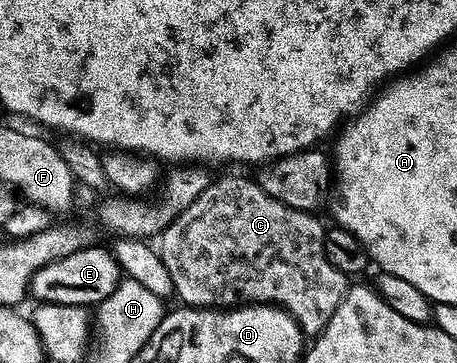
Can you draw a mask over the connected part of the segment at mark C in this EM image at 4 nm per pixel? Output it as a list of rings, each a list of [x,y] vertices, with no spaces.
[[[222,178],[219,182],[211,181],[206,187],[206,191],[194,201],[189,208],[182,211],[174,221],[166,225],[166,229],[160,235],[160,253],[164,268],[168,268],[168,276],[172,276],[172,284],[174,285],[174,294],[179,298],[181,305],[186,308],[202,308],[207,305],[206,294],[222,294],[226,290],[225,305],[230,308],[239,308],[241,306],[252,306],[255,304],[269,304],[278,306],[282,310],[286,310],[298,322],[303,335],[317,336],[321,334],[322,329],[328,324],[328,320],[332,320],[332,314],[336,312],[336,308],[342,302],[342,297],[346,295],[348,289],[348,278],[341,271],[337,270],[326,255],[326,236],[327,227],[322,227],[317,222],[313,213],[297,210],[296,208],[288,208],[280,200],[276,200],[272,196],[268,196],[258,186],[257,181],[246,178]]]

